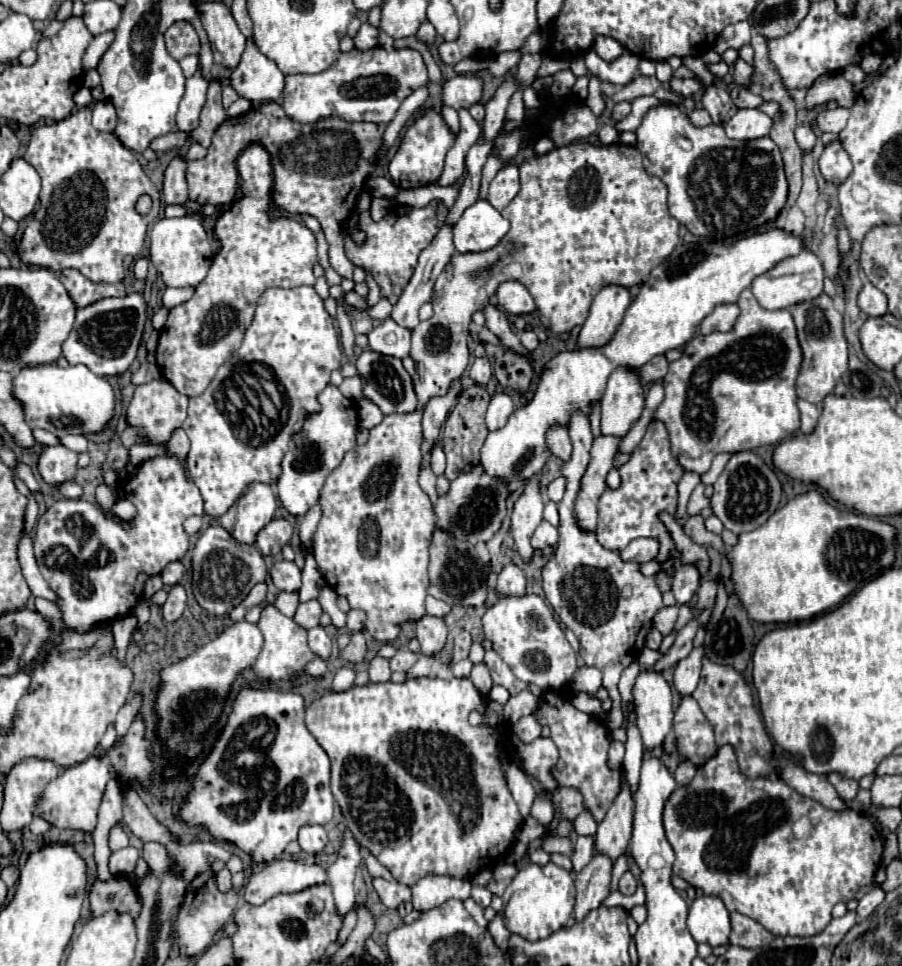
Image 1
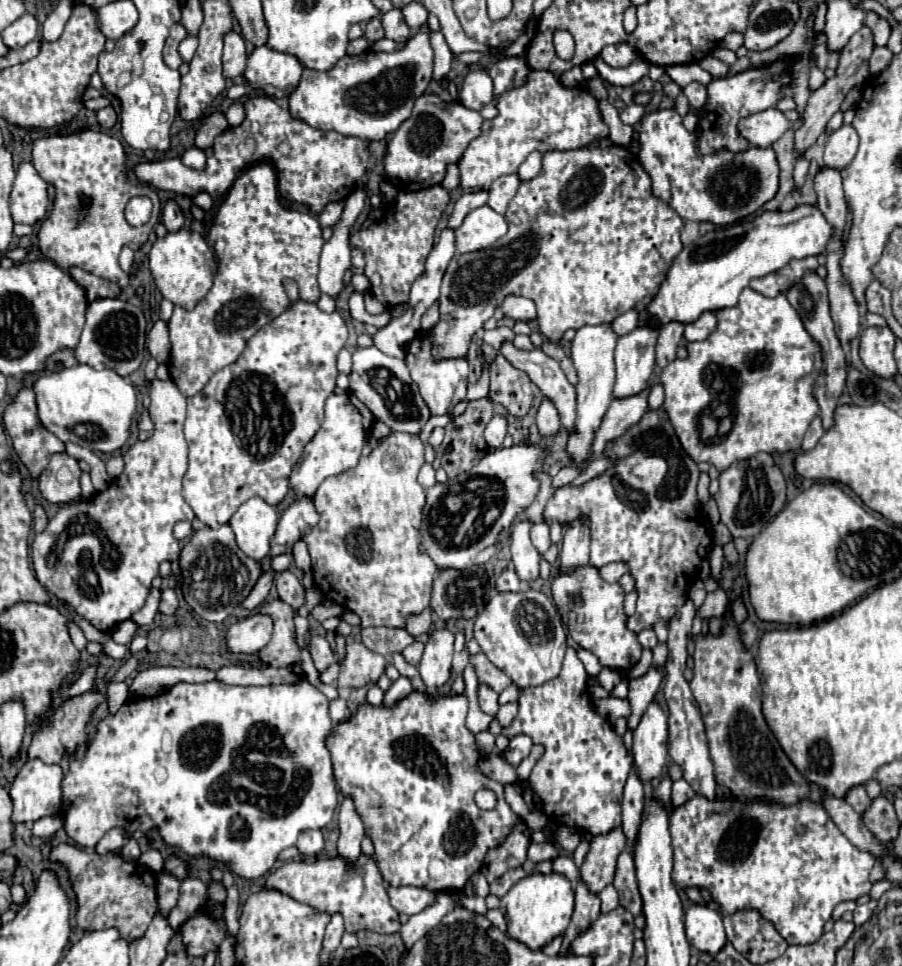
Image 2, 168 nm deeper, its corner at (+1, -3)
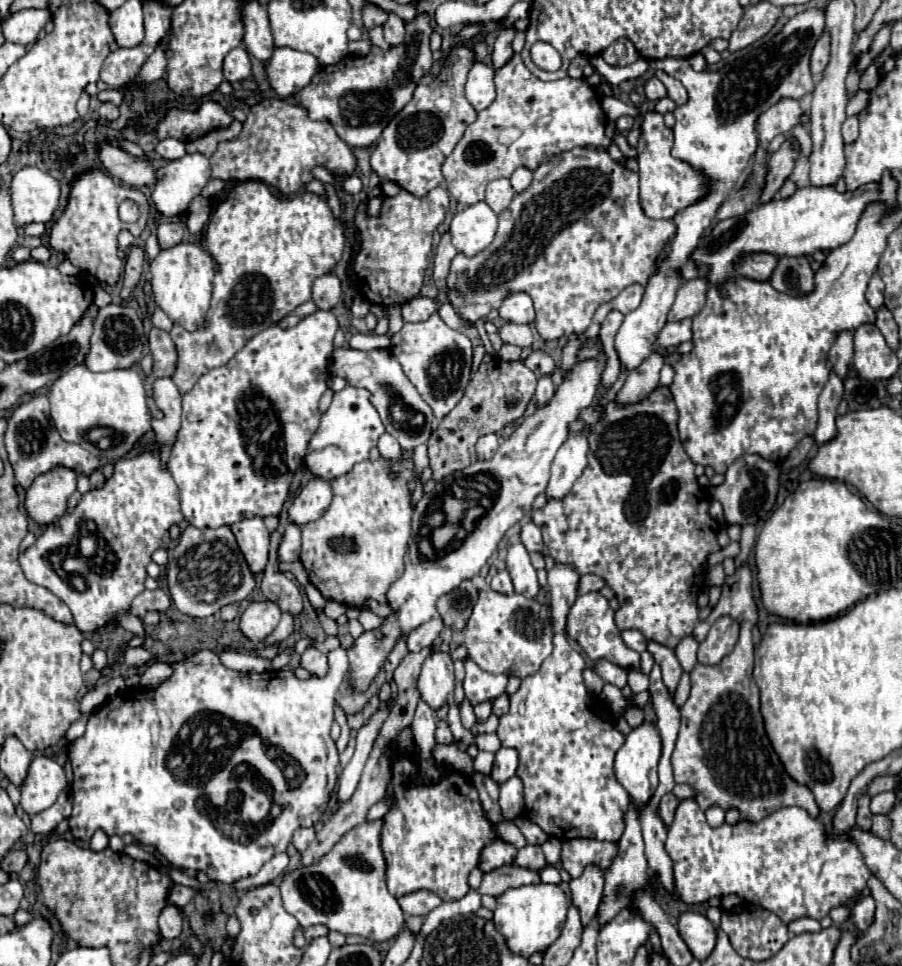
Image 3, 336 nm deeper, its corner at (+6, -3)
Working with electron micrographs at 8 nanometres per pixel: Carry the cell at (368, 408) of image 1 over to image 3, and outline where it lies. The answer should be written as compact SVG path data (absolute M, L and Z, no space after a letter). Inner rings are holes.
M383 433L381 435L381 439L379 439L379 443L377 443L377 449L379 449L379 453L381 453L381 457L383 459L387 459L387 461L401 461L401 455L403 455L403 451L401 451L401 445L397 443L397 439L393 439L389 433Z

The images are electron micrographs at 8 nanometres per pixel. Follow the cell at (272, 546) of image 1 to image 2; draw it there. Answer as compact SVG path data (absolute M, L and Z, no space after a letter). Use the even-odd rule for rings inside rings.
M296 499L280 517L272 543L280 543L292 547L298 539L310 533L310 529L318 523L318 513L314 511L312 499Z

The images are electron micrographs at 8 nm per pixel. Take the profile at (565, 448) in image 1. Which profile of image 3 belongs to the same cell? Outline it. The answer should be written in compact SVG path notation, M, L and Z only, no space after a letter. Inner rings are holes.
M543 375L537 383L537 393L535 393L535 399L537 399L537 405L545 405L555 393L555 385L553 385L553 379L551 375Z

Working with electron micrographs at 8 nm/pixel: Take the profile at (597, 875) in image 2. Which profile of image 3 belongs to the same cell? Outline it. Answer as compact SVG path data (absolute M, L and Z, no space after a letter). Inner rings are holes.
M587 867L581 877L571 879L571 903L579 909L583 927L589 925L597 915L597 903L603 891L603 879L599 867Z

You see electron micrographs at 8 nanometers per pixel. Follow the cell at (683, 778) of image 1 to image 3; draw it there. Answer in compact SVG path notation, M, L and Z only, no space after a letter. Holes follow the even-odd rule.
M667 793L667 795L663 795L663 797L661 797L659 807L657 807L657 815L659 815L659 817L661 817L661 821L665 823L665 827L671 827L677 805L679 805L679 799L677 799L673 793Z

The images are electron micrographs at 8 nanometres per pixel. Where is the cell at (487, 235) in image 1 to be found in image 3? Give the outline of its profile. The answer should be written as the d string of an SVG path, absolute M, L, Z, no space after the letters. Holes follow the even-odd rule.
M479 201L475 205L457 211L457 215L449 225L455 249L467 257L481 253L493 241L495 231L497 231L497 213L485 201Z

